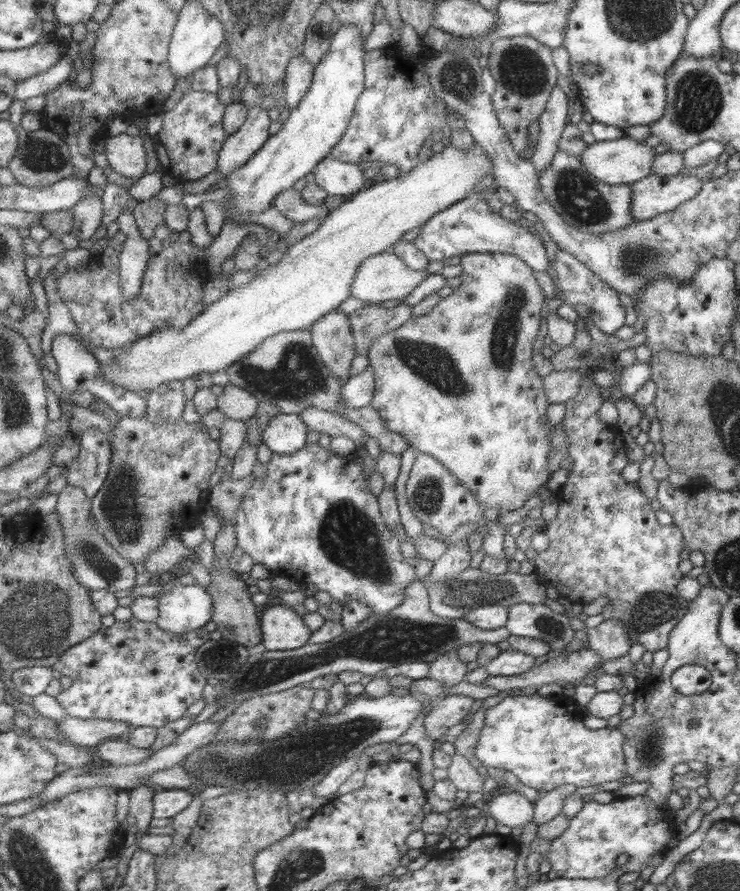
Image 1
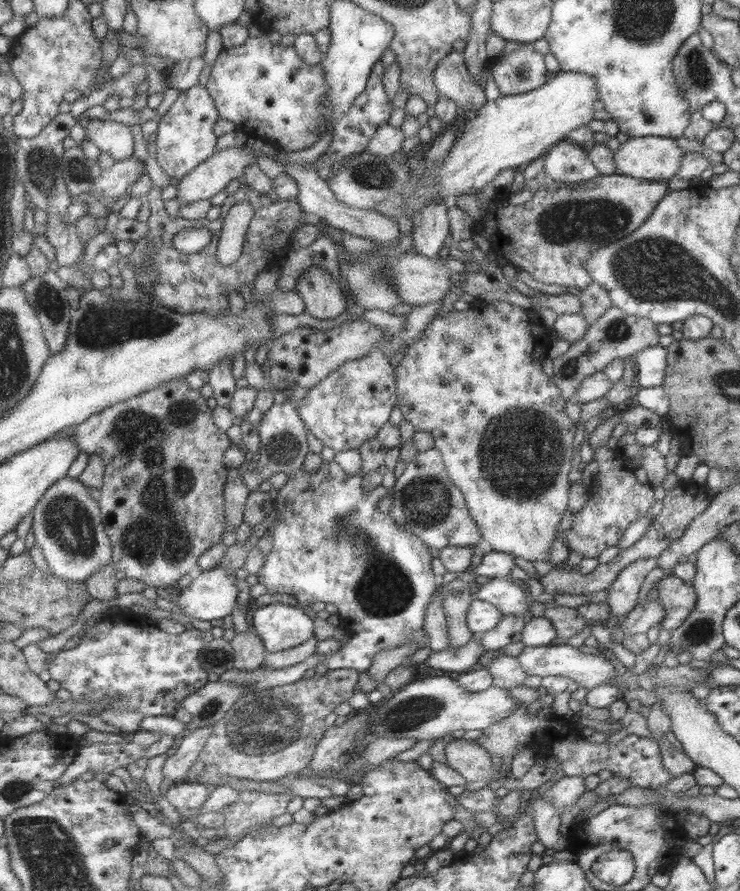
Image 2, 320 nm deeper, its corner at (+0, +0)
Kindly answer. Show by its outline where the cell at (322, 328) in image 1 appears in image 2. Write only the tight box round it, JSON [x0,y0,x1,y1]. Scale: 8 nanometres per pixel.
[294,266,346,320]

